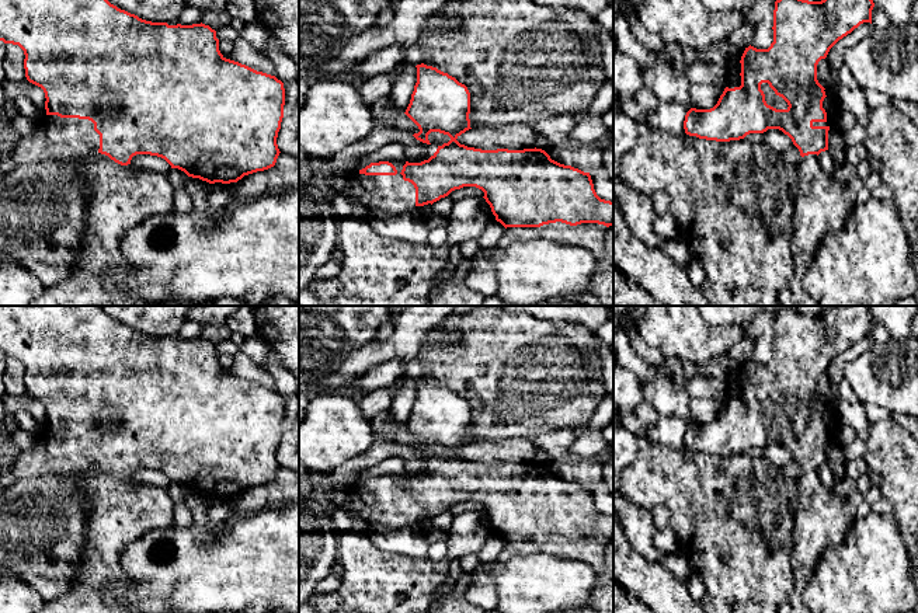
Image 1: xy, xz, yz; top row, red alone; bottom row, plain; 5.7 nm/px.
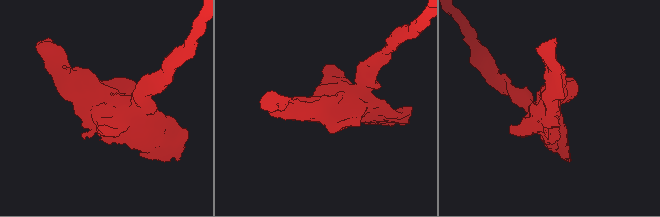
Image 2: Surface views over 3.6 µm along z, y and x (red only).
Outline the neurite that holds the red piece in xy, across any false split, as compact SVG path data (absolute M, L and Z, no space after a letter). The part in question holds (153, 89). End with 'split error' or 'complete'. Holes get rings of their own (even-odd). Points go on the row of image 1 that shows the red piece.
M0 0L0 41L24 50L25 77L41 87L46 98L45 118L27 136L14 140L10 151L13 164L59 161L76 166L87 188L83 255L67 279L45 288L29 306L145 306L132 295L104 286L108 274L125 275L124 234L150 216L174 212L174 188L167 175L133 167L133 156L157 156L188 177L230 184L274 167L281 153L277 137L284 118L284 83L226 59L219 50L216 31L209 25L152 22L108 0Z; split error

